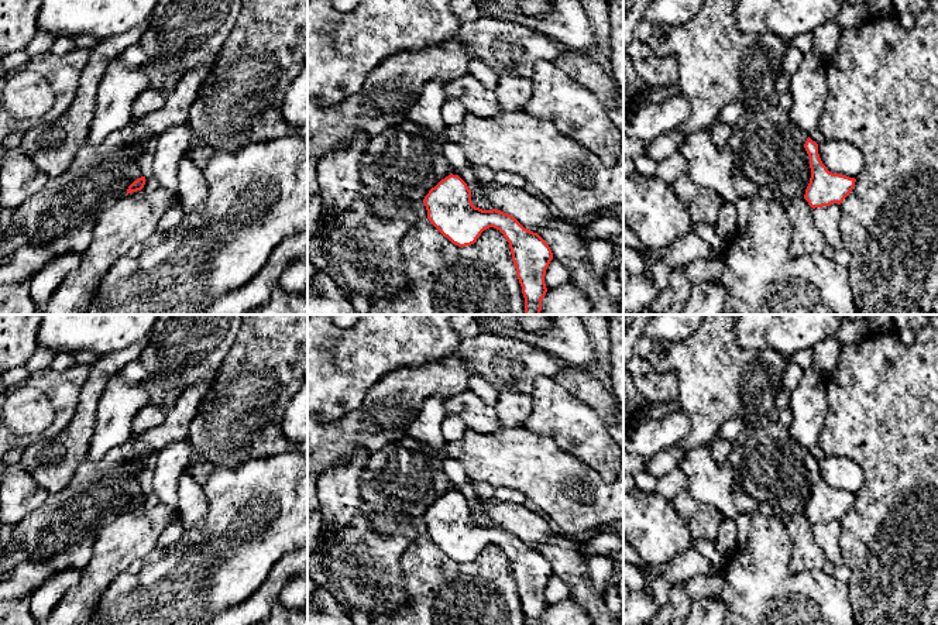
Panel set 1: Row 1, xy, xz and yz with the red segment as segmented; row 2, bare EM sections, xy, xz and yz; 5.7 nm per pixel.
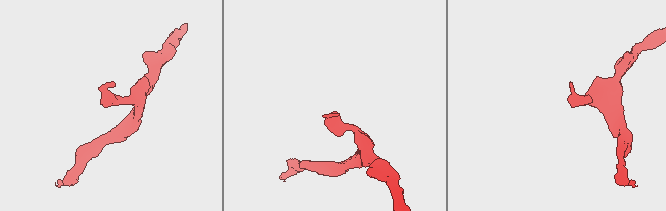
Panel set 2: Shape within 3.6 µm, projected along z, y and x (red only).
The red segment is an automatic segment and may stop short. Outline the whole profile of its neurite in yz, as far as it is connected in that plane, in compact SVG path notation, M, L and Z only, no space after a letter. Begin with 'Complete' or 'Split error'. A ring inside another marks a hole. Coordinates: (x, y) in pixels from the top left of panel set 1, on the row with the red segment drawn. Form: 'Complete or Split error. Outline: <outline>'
Complete. Outline: M810 137L804 148L810 157L811 168L811 178L804 199L812 209L829 206L832 203L841 205L855 188L856 179L829 172L820 158L818 144Z

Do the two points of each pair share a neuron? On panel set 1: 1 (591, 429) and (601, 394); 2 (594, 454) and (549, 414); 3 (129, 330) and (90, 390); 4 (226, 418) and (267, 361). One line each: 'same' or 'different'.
1: different
2: same
3: different
4: same

